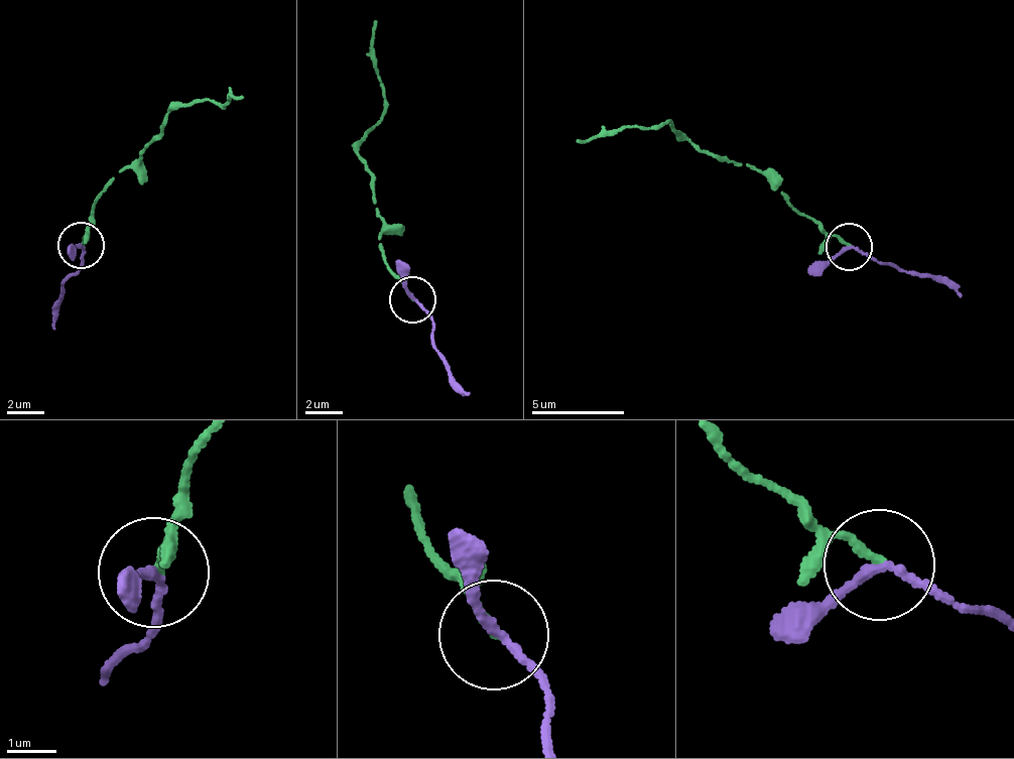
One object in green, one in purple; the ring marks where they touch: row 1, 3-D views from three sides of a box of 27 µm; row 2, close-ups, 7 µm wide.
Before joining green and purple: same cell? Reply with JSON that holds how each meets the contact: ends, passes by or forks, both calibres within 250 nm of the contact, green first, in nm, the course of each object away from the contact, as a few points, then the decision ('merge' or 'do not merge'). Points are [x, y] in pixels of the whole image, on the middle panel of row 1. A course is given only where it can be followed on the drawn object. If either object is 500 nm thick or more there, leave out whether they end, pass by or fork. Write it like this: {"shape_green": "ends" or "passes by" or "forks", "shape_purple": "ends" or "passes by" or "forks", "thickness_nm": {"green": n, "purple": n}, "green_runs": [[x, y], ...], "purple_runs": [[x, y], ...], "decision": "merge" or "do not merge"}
{"shape_green": "ends", "shape_purple": "passes by", "thickness_nm": {"green": 180, "purple": 160}, "green_runs": [[410, 298], [383, 244], [374, 171], [360, 155], [360, 138], [382, 112], [371, 38], [378, 21]], "purple_runs": [[410, 298], [430, 314], [432, 347], [450, 381], [471, 391]], "decision": "merge"}

